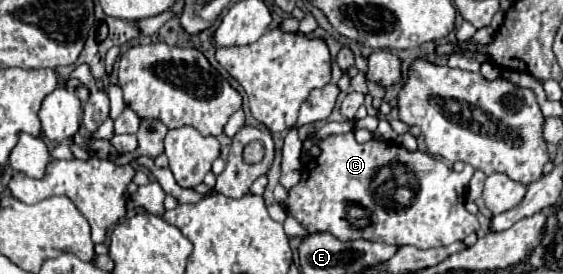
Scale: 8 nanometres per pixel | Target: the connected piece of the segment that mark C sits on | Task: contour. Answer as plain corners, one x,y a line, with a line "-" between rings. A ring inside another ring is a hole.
352,132
328,136
320,140
318,146
320,154
304,164
302,180
288,190
288,198
284,200
288,214
292,214
310,234
330,232
334,238
342,242
362,238
370,242
384,242
396,246
410,244
416,248
434,248
434,246
448,246
456,240
464,240
472,232
478,232
480,228
478,218
465,208
466,186
476,172
470,164
466,164
462,172
454,172
442,160
422,150
410,152
394,142
384,142
384,140
370,140
366,144
358,144
-
390,164
392,164
392,174
376,174
380,168
-
406,194
410,194
412,198
406,200
-
350,204
364,208
362,220
358,220
360,216
356,214
346,214
346,208

